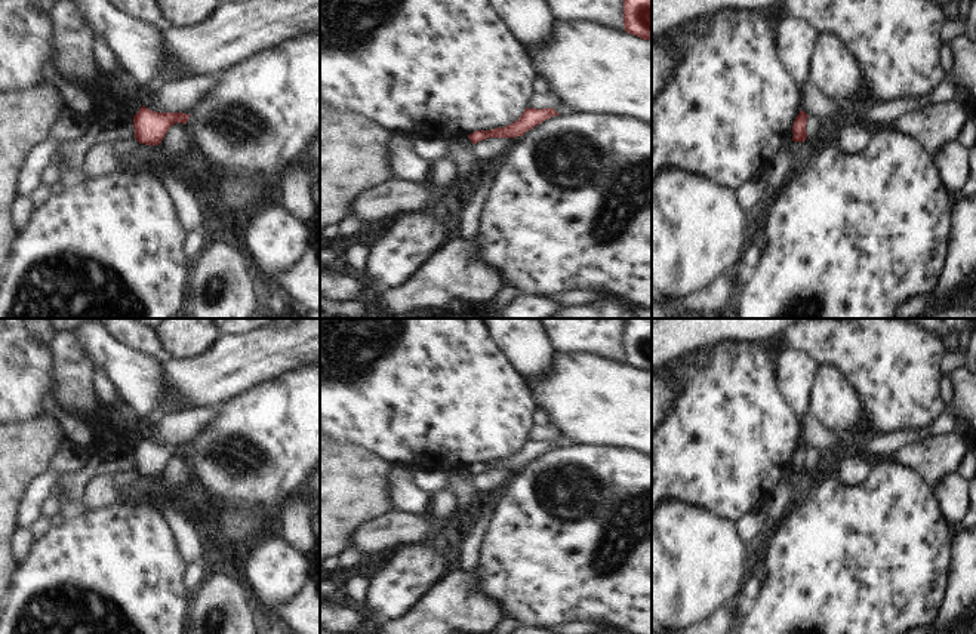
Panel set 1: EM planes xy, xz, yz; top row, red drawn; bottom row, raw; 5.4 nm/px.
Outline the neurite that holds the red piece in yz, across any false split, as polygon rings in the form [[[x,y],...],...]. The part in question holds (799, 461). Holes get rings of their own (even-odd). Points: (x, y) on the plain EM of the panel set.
[[[800,441],[800,446],[795,449],[794,458],[792,458],[792,473],[795,474],[804,474],[807,471],[806,456],[807,456],[809,447]]]

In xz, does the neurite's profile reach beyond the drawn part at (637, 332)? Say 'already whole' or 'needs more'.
already whole

